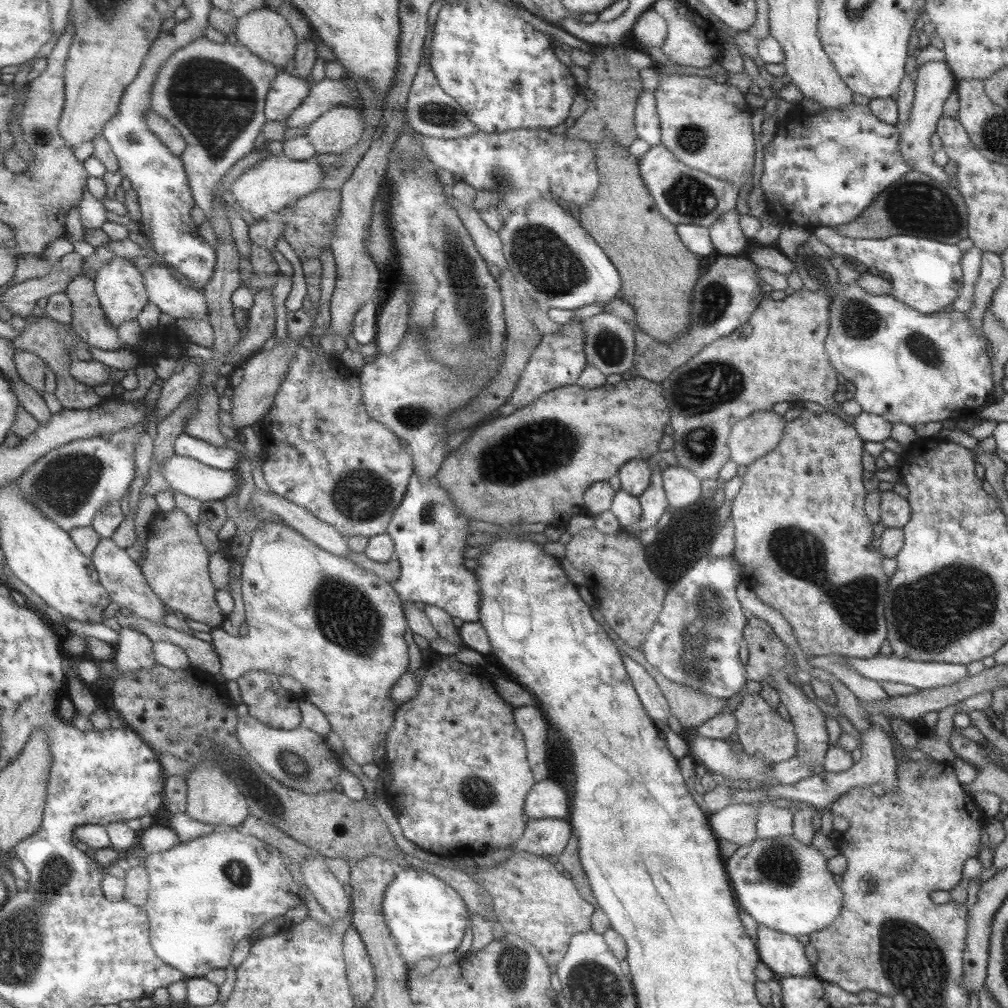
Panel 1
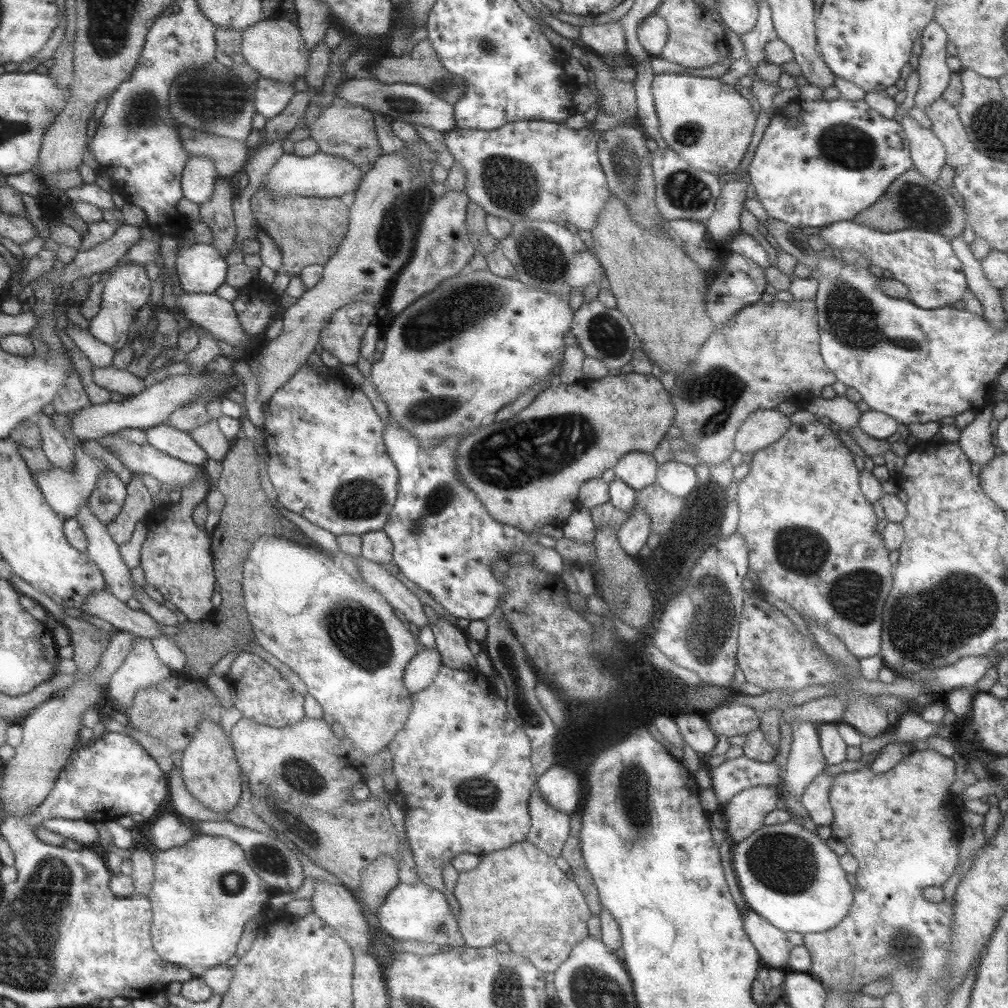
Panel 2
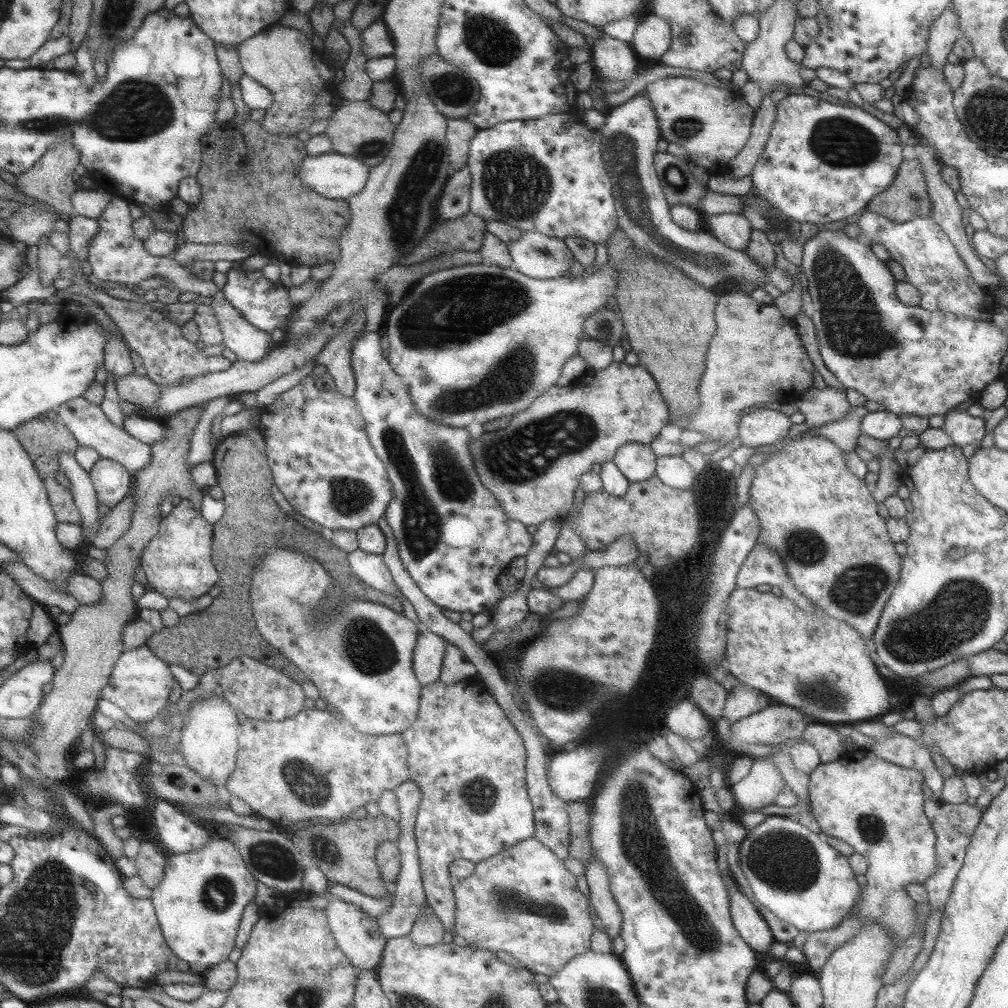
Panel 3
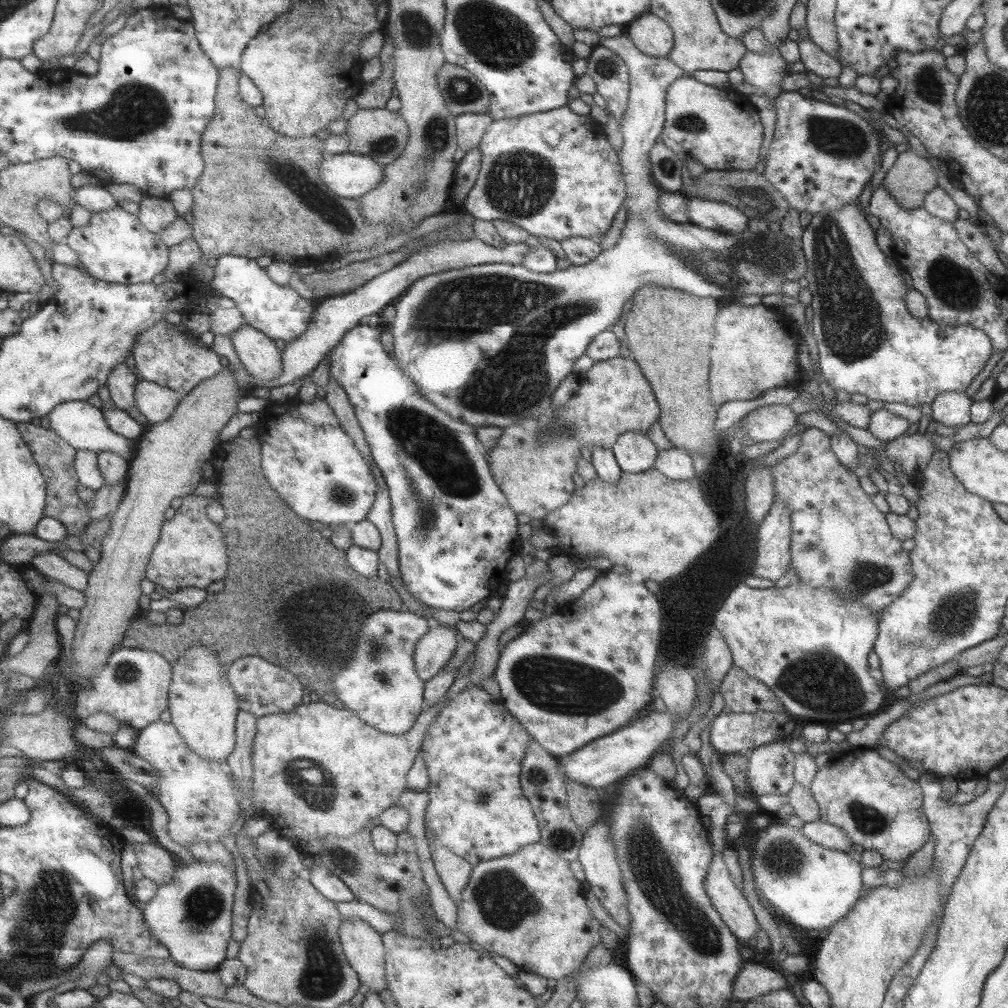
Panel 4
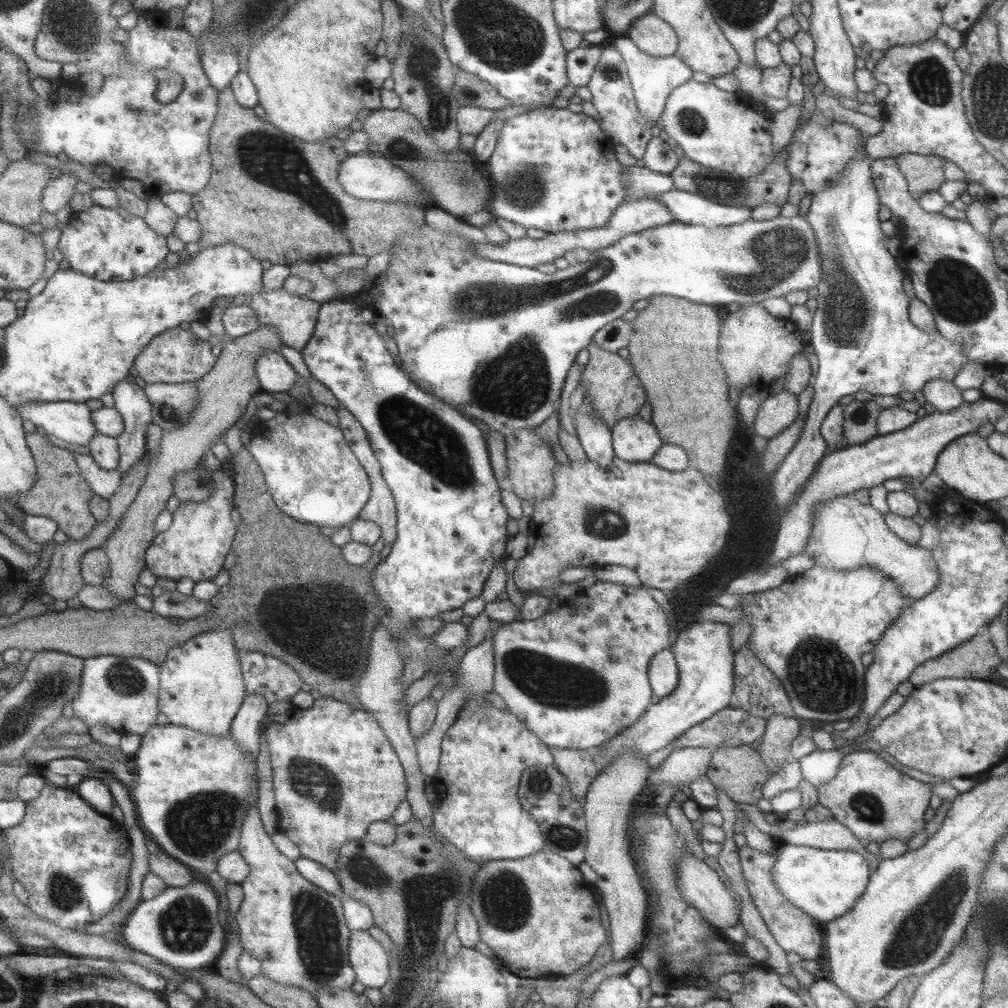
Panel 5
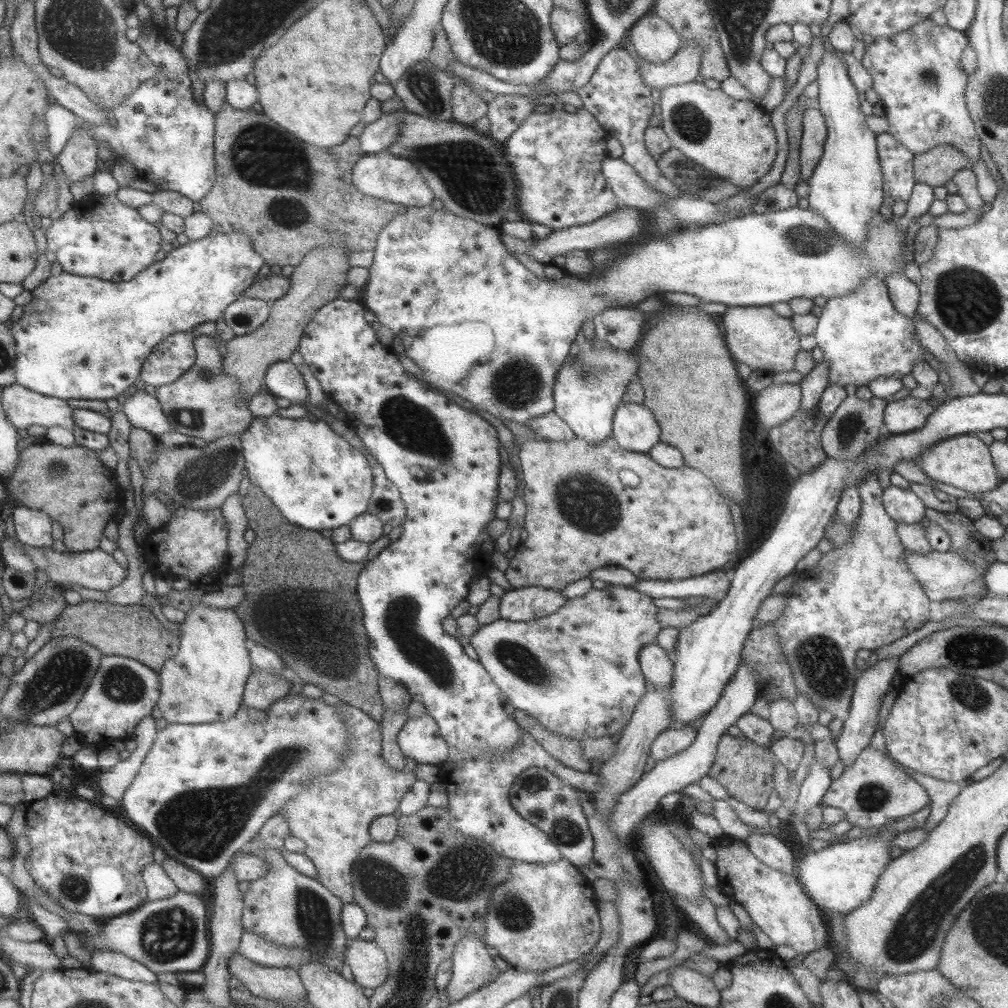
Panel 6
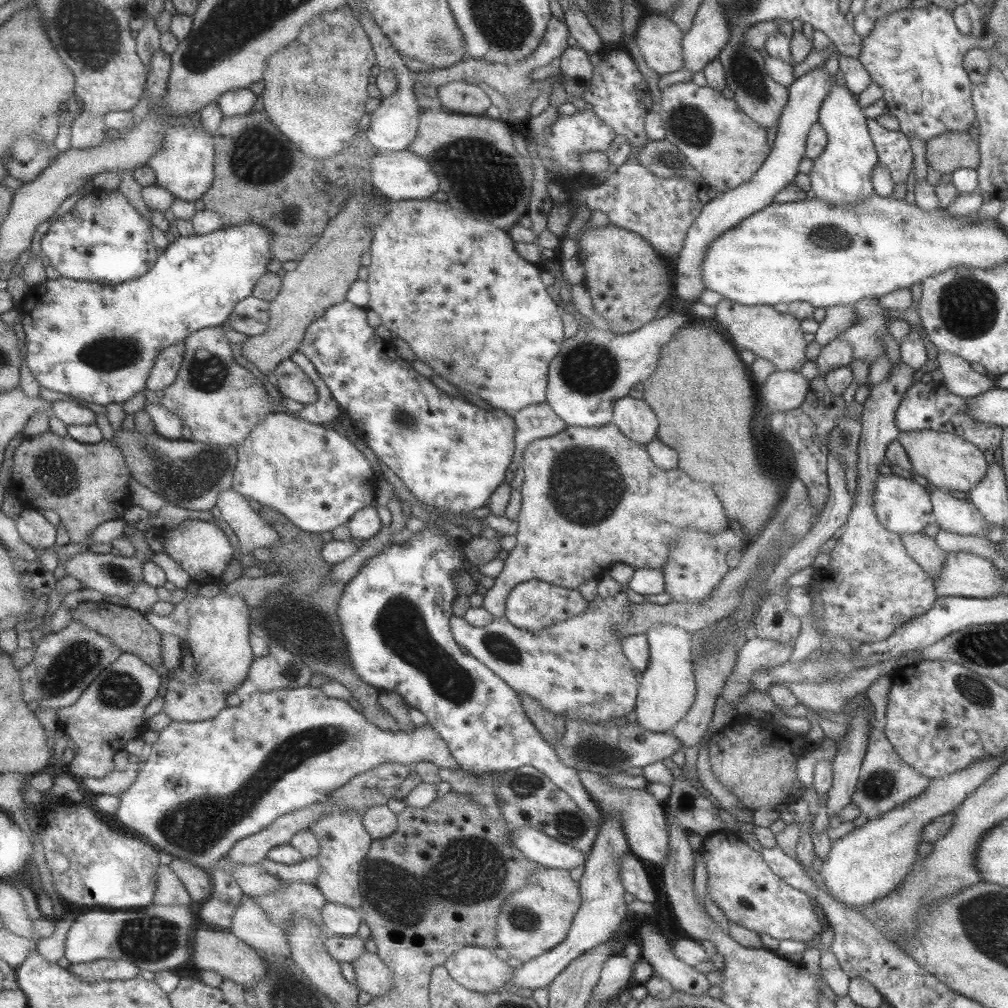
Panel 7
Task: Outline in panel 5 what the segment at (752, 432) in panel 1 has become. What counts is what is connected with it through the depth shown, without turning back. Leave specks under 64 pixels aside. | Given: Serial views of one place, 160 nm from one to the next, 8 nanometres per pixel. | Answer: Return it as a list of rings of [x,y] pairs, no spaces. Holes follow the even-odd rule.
[[[783,388],[761,402],[753,423],[757,435],[770,439],[796,419],[797,398],[787,391]]]

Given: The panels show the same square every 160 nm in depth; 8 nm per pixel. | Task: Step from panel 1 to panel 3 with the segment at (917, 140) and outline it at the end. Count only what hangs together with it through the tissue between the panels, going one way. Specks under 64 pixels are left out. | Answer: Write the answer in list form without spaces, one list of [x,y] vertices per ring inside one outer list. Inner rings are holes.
[[[951,6],[946,7],[929,27],[926,53],[929,54],[929,66],[933,70],[942,70],[947,62],[947,53],[959,36],[960,30],[956,12]]]

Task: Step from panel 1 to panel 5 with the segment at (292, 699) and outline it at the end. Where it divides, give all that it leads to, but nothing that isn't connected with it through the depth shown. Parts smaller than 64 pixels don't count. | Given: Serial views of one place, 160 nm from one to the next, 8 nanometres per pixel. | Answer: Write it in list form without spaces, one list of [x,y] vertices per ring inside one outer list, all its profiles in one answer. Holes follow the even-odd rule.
[[[238,650],[237,656],[246,694],[259,693],[269,705],[282,700],[291,702],[291,697],[300,690],[302,680],[285,662],[261,652],[246,650]]]

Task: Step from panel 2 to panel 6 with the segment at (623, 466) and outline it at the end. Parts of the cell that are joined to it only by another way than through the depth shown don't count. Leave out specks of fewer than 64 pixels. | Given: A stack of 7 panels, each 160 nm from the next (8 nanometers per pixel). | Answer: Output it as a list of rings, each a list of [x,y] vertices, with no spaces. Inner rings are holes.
[[[625,399],[613,415],[611,435],[621,449],[646,453],[660,441],[660,428],[654,414],[643,404]]]

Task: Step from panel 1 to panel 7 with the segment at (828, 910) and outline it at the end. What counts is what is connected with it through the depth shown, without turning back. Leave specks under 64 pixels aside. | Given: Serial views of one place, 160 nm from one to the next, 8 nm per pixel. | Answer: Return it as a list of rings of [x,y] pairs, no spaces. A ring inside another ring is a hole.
[[[999,755],[989,758],[989,760],[975,761],[965,770],[957,770],[957,772],[943,776],[943,778],[931,779],[927,790],[911,797],[911,800],[905,802],[903,806],[893,806],[888,813],[875,818],[875,820],[867,820],[859,828],[853,827],[851,831],[834,840],[828,859],[822,861],[823,864],[818,872],[825,890],[831,893],[834,898],[852,905],[867,905],[873,899],[881,899],[891,893],[909,875],[909,871],[918,859],[917,847],[921,841],[924,826],[929,825],[935,818],[957,809],[959,804],[963,802],[963,798],[989,779],[1001,764],[1001,755]]]

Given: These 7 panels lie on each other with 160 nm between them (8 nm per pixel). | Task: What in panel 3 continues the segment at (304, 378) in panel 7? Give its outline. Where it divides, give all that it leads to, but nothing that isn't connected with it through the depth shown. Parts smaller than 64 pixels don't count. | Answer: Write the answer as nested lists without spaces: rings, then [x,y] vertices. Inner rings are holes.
[[[225,298],[211,300],[211,314],[217,320],[222,346],[235,354],[236,360],[253,362],[263,358],[276,344],[270,334],[251,326]]]

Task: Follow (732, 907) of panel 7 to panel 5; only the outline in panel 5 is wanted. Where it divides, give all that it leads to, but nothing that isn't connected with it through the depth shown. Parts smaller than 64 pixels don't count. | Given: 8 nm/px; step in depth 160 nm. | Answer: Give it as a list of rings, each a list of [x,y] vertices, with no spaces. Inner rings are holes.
[[[746,845],[739,847],[737,854],[747,893],[749,893],[755,908],[758,909],[767,930],[769,930],[775,942],[785,952],[794,952],[805,960],[816,959],[819,952],[821,952],[821,944],[824,942],[823,925],[814,921],[800,908],[792,905],[773,886],[775,882],[771,882],[771,870],[775,862],[774,856],[753,850]]]

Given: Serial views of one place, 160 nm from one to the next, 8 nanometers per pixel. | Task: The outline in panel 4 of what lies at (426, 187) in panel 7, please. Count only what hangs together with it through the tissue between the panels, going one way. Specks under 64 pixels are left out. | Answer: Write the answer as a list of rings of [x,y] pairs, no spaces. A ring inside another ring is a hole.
[[[345,151],[327,156],[319,165],[319,176],[337,197],[359,201],[383,180],[383,169],[368,156]]]

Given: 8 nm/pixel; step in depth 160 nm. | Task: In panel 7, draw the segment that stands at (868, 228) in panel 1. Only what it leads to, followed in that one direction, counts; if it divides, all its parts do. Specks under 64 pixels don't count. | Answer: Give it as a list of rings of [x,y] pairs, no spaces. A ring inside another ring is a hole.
[[[945,131],[926,140],[924,145],[926,146],[926,162],[939,174],[953,172],[956,168],[974,169],[980,161],[978,143],[973,141],[969,132]]]

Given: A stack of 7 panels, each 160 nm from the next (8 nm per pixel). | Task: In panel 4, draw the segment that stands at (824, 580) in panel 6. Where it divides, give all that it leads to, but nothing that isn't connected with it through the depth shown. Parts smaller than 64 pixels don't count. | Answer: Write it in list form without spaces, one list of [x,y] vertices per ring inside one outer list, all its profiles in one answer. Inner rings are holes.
[[[794,579],[782,588],[751,588],[742,582],[739,583],[728,593],[720,609],[715,612],[712,624],[713,628],[717,629],[720,635],[723,635],[724,641],[731,651],[732,664],[738,666],[750,677],[756,678],[760,683],[768,686],[779,698],[789,715],[805,716],[805,718],[812,718],[814,722],[830,720],[831,722],[841,723],[851,722],[856,718],[873,714],[875,710],[879,710],[885,704],[887,690],[880,684],[877,674],[874,674],[867,665],[867,654],[872,651],[878,633],[878,615],[878,613],[870,613],[870,610],[864,607],[861,601],[842,599],[835,589],[810,587],[804,585],[803,581]]]

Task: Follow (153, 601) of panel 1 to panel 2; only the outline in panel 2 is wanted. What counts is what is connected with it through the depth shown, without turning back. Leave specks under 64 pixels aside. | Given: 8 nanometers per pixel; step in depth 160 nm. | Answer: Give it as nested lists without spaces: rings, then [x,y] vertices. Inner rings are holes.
[[[88,502],[78,506],[74,519],[86,536],[85,554],[103,573],[106,591],[125,602],[133,594],[130,569],[123,564],[118,546],[111,540],[106,526],[94,517]]]

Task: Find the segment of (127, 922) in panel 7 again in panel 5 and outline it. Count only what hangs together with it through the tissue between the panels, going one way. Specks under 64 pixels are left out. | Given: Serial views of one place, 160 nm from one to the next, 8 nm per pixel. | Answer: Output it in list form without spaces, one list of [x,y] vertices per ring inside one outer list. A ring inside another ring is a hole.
[[[193,879],[189,885],[178,888],[169,887],[147,900],[139,900],[129,913],[121,927],[123,942],[135,951],[153,956],[159,962],[168,964],[171,968],[195,970],[213,964],[225,948],[225,931],[217,921],[217,897],[207,882]]]

